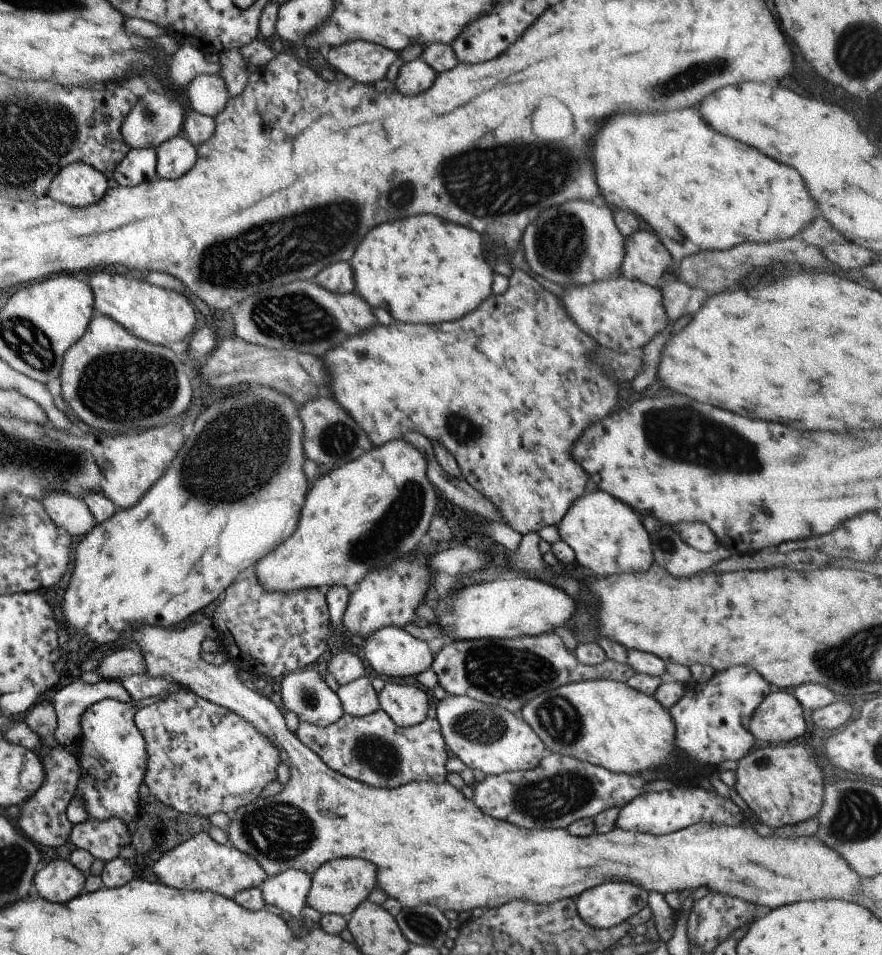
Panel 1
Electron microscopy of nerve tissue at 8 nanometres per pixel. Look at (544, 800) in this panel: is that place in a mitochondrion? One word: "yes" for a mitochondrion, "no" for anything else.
yes

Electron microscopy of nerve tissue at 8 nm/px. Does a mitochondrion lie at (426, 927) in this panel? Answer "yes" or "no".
yes

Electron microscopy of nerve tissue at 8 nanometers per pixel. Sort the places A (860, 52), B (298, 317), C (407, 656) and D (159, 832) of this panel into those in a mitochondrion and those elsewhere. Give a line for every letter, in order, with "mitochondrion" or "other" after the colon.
A: mitochondrion
B: mitochondrion
C: other
D: other

